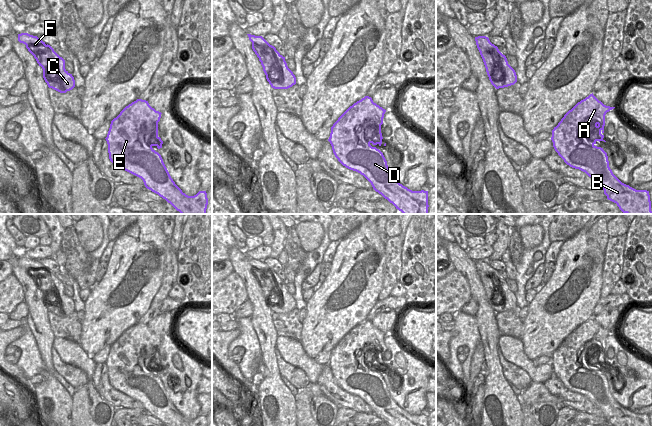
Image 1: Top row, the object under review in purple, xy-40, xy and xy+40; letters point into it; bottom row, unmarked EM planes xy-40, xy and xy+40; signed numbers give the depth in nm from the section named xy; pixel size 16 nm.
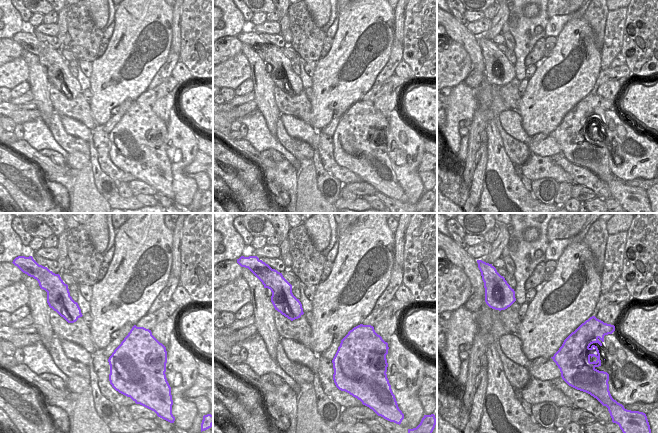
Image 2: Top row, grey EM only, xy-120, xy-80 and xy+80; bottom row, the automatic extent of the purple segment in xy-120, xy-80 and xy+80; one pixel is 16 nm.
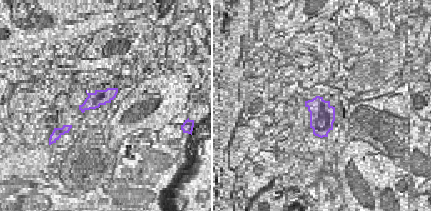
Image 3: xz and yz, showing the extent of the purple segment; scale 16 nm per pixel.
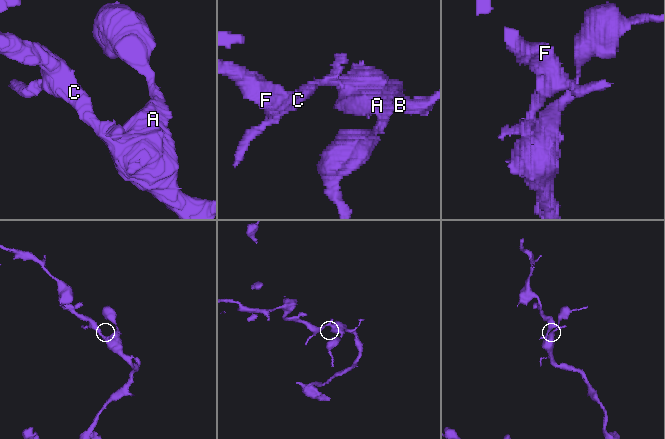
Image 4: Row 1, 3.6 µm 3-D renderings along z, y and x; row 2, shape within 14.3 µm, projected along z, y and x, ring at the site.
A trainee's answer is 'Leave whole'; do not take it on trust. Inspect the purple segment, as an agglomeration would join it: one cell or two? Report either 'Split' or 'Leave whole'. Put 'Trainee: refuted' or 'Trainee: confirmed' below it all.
Leave whole
Trainee: confirmed

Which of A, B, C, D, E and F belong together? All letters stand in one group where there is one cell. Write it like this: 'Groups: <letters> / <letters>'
Groups: A B C D E F

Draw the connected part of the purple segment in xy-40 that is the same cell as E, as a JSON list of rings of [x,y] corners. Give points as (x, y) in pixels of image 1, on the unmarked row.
[[[137,323],[126,330],[120,338],[111,345],[105,362],[108,368],[110,385],[125,395],[141,402],[147,413],[158,418],[167,426],[208,426],[206,415],[199,415],[194,420],[188,420],[175,408],[171,402],[161,379],[152,371],[162,372],[163,365],[158,360],[158,346],[161,336],[152,332],[148,325]]]

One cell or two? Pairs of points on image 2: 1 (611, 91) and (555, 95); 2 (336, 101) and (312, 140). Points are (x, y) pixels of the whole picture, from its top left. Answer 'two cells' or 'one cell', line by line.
1: two cells
2: two cells

